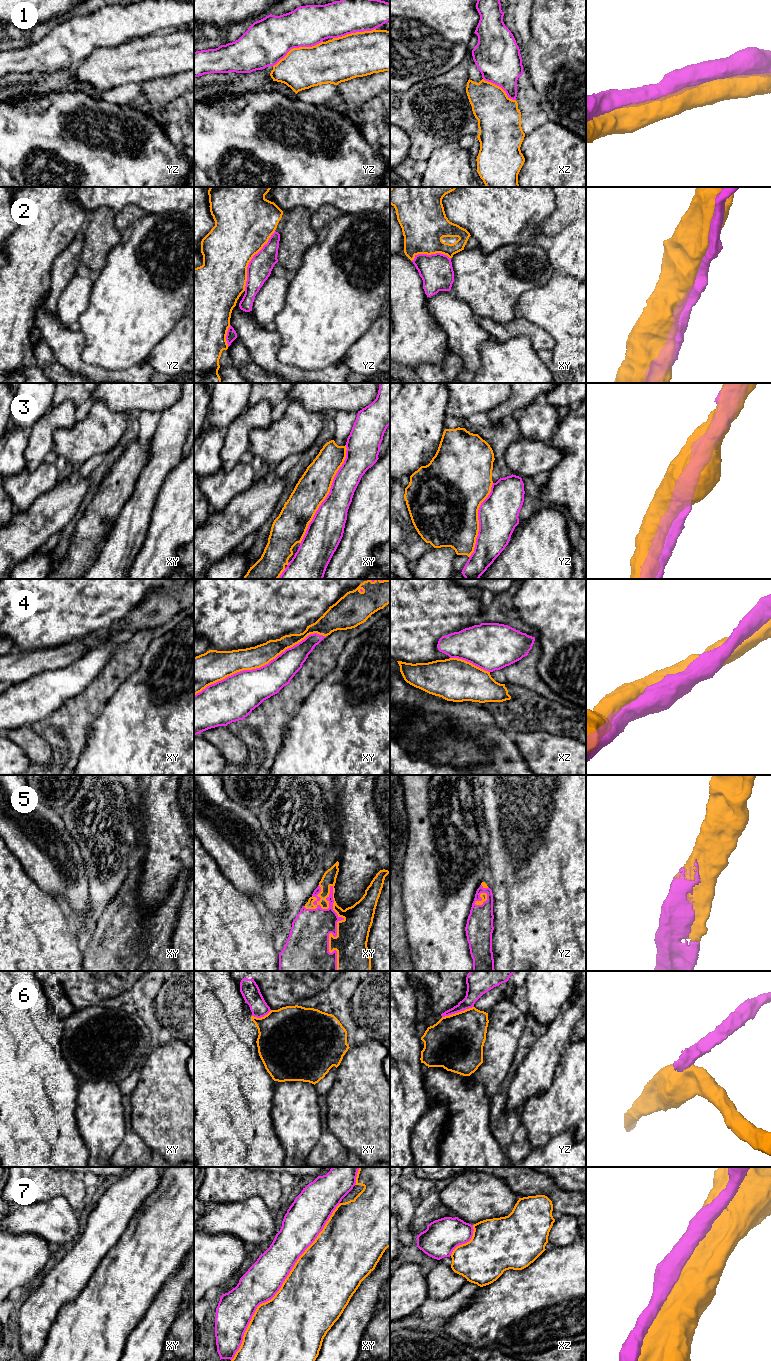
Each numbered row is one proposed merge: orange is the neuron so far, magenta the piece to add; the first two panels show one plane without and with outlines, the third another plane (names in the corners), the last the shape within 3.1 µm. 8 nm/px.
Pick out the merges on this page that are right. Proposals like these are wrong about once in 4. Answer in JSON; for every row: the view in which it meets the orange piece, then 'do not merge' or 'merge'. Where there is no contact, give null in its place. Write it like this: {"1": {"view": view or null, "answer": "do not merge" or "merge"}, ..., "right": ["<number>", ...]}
{"1": {"view": "yz", "answer": "merge"}, "2": {"view": "yz", "answer": "merge"}, "3": {"view": "xy", "answer": "merge"}, "4": {"view": "xy", "answer": "merge"}, "5": {"view": "xy", "answer": "merge"}, "6": {"view": "yz", "answer": "do not merge"}, "7": {"view": "xy", "answer": "do not merge"}, "right": ["1", "2", "3", "4", "5"]}

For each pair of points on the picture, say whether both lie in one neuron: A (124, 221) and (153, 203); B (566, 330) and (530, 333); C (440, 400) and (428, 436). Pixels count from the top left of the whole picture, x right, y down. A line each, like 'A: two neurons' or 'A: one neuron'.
A: two neurons
B: two neurons
C: one neuron

